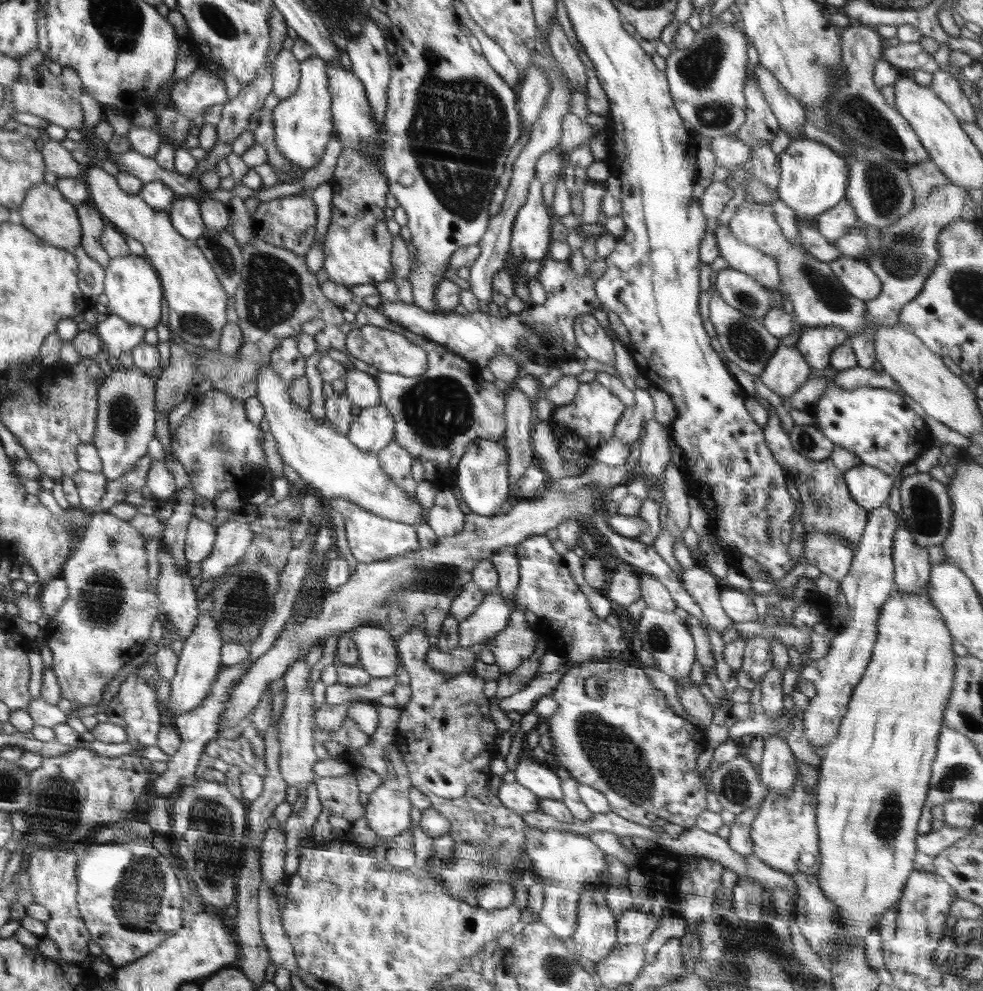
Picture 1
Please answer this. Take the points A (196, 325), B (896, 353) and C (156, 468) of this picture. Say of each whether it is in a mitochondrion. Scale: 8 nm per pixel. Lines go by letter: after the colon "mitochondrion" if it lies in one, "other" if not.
A: mitochondrion
B: other
C: other

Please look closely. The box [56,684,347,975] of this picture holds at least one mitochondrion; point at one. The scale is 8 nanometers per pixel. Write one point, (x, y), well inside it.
(214, 851)

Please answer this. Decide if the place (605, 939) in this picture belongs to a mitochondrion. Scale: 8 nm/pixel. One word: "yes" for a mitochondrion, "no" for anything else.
no

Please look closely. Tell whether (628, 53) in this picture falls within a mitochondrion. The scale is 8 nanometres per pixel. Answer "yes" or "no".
no

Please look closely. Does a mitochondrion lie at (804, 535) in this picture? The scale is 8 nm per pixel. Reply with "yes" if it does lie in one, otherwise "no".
no

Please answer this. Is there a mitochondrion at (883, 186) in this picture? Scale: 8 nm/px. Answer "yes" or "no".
yes

